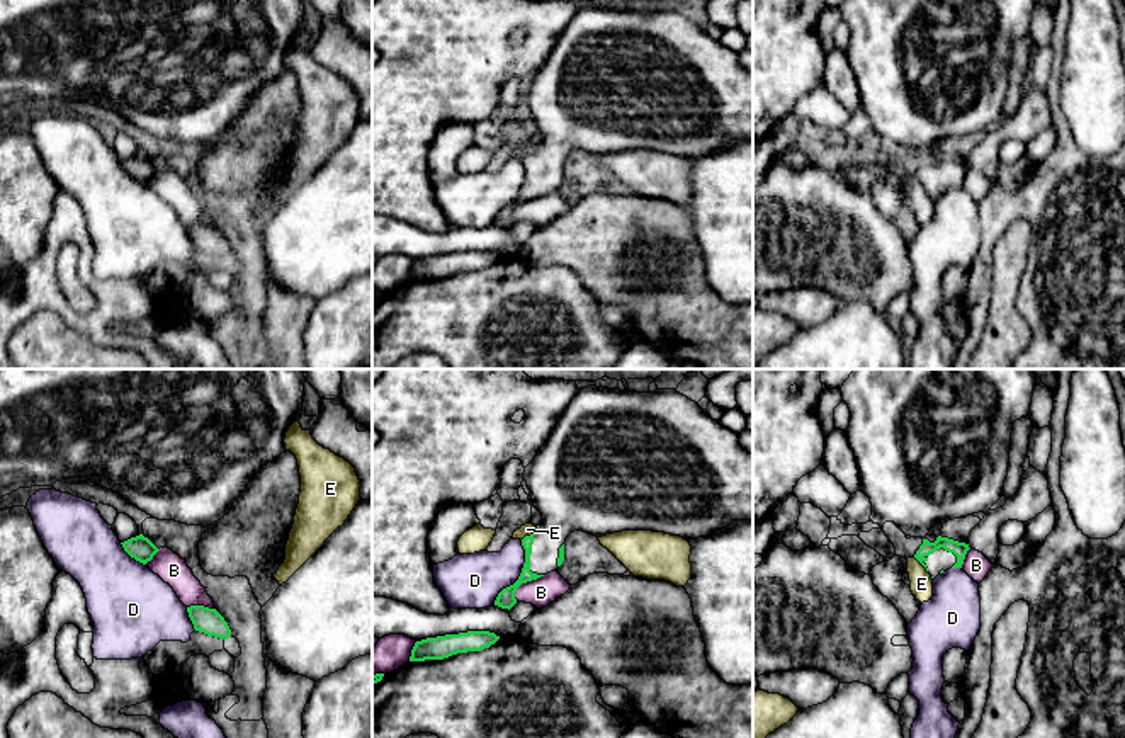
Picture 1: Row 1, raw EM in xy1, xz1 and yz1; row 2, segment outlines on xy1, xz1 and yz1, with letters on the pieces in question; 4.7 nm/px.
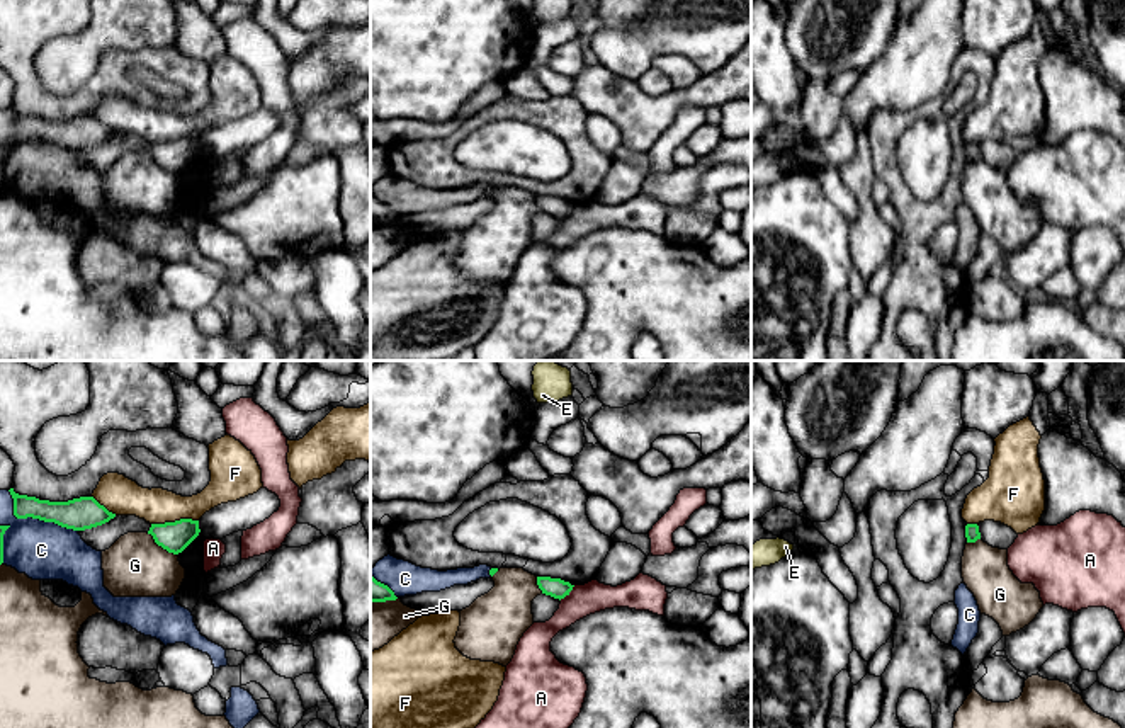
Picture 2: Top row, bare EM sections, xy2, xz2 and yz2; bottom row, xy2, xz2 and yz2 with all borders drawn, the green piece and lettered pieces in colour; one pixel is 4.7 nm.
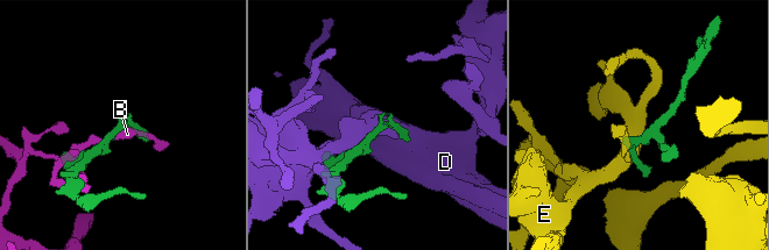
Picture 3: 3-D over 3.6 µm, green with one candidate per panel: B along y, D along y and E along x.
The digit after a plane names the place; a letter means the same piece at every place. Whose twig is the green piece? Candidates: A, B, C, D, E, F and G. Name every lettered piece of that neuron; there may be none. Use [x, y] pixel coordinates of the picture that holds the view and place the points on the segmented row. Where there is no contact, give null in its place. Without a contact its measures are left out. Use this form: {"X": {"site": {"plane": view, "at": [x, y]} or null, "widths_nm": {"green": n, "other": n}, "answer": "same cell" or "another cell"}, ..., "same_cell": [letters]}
{"A": {"site": {"plane": "xz2", "at": [566, 594]}, "widths_nm": {"green": 90, "other": 150}, "answer": "another cell"}, "B": {"site": {"plane": "xz1", "at": [525, 582]}, "widths_nm": {"green": 90, "other": 140}, "answer": "another cell"}, "C": {"site": {"plane": "xy2", "at": [34, 517]}, "widths_nm": {"green": 160, "other": 280}, "answer": "another cell"}, "D": {"site": {"plane": "xz1", "at": [520, 575]}, "widths_nm": {"green": 90, "other": 260}, "answer": "another cell"}, "E": {"site": {"plane": "xz1", "at": [531, 534]}, "widths_nm": {"green": 60, "other": 60}, "answer": "another cell"}, "F": {"site": {"plane": "xy2", "at": [175, 521]}, "widths_nm": {"green": 140, "other": 170}, "answer": "another cell"}, "G": {"site": {"plane": "xy2", "at": [160, 545]}, "widths_nm": {"green": 140, "other": 300}, "answer": "another cell"}, "same_cell": []}

